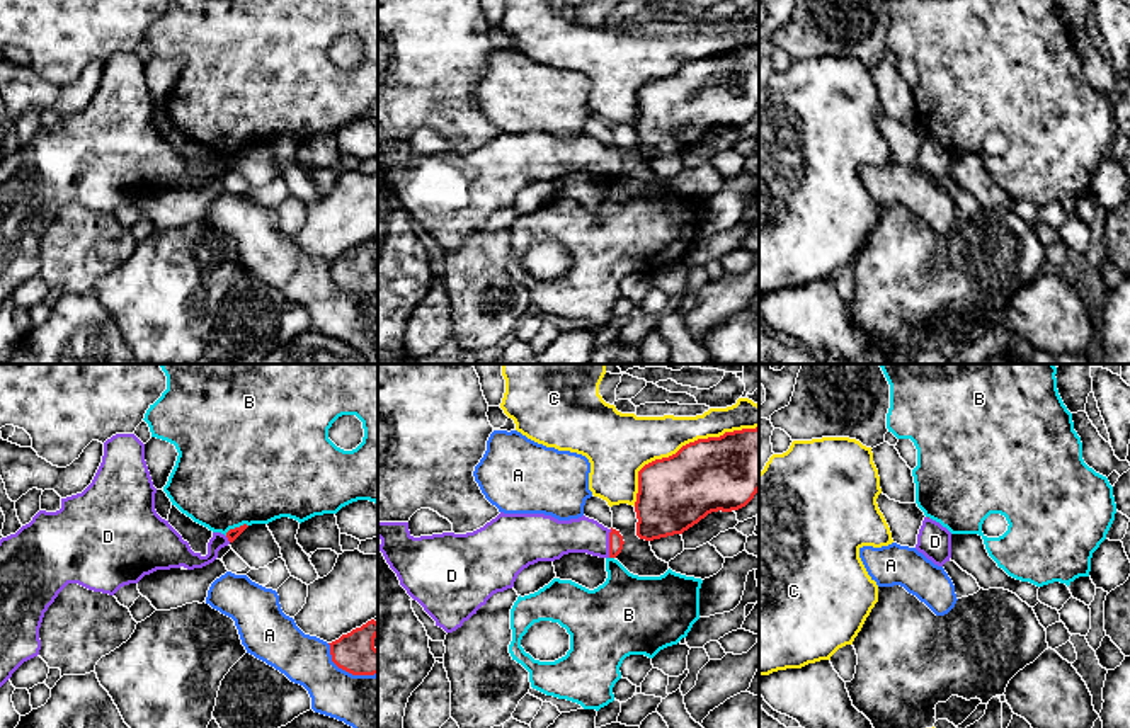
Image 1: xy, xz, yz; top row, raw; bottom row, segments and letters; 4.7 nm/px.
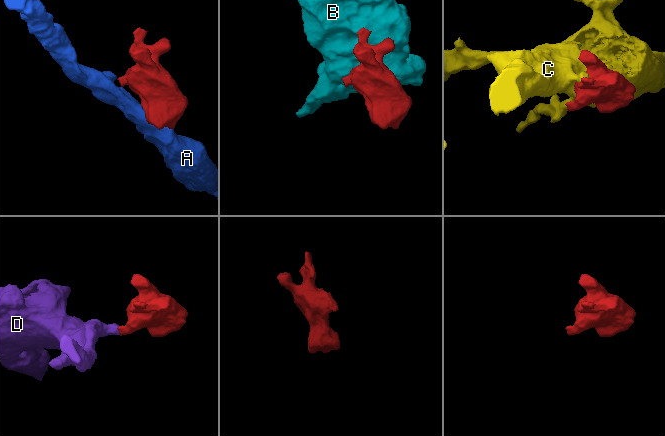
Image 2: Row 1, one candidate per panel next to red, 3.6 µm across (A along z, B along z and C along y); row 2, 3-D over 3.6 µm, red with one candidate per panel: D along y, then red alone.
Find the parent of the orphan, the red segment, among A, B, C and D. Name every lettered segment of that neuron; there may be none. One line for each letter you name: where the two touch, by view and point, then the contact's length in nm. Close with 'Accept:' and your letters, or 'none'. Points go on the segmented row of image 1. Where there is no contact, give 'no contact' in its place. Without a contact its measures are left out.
D: meets red in xz at (610, 543); contact 140 nm long
Accept: D

